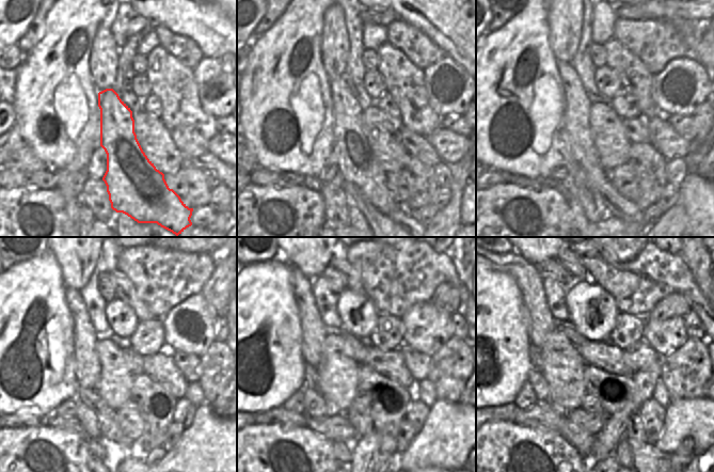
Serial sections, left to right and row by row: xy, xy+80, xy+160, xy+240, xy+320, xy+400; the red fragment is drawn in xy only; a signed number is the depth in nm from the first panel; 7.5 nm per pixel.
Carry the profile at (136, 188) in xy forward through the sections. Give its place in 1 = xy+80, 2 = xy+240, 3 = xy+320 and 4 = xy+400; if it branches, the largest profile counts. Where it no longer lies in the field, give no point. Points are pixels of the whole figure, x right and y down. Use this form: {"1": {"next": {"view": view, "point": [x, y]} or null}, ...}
{"1": {"next": {"view": "xy+80", "point": [358, 164]}}, "2": {"next": {"view": "xy+240", "point": [86, 365]}}, "3": {"next": {"view": "xy+320", "point": [313, 330]}}, "4": {"next": {"view": "xy+400", "point": [539, 319]}}}

